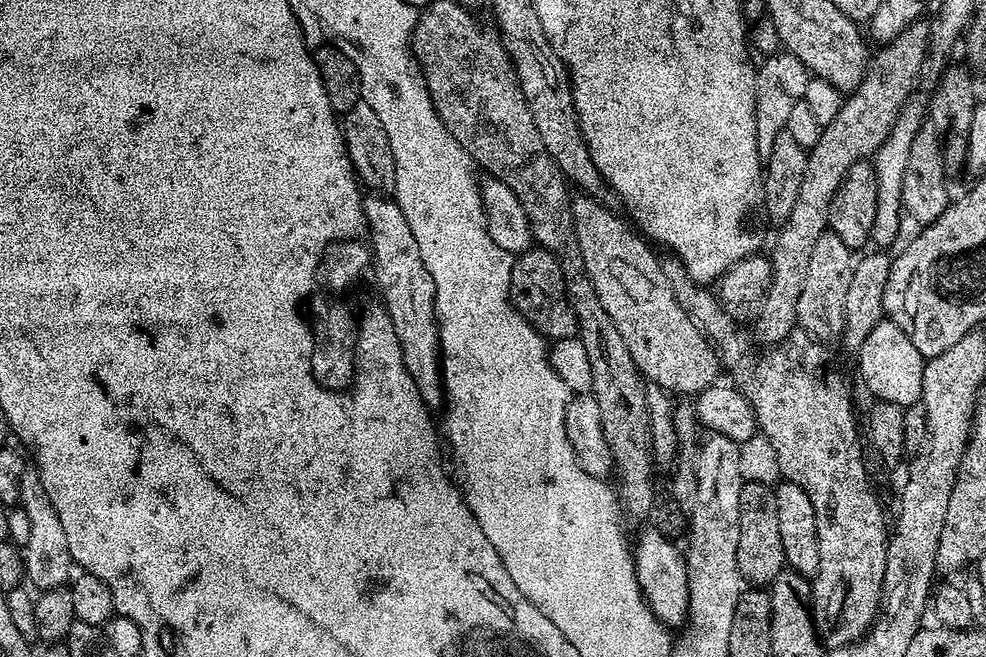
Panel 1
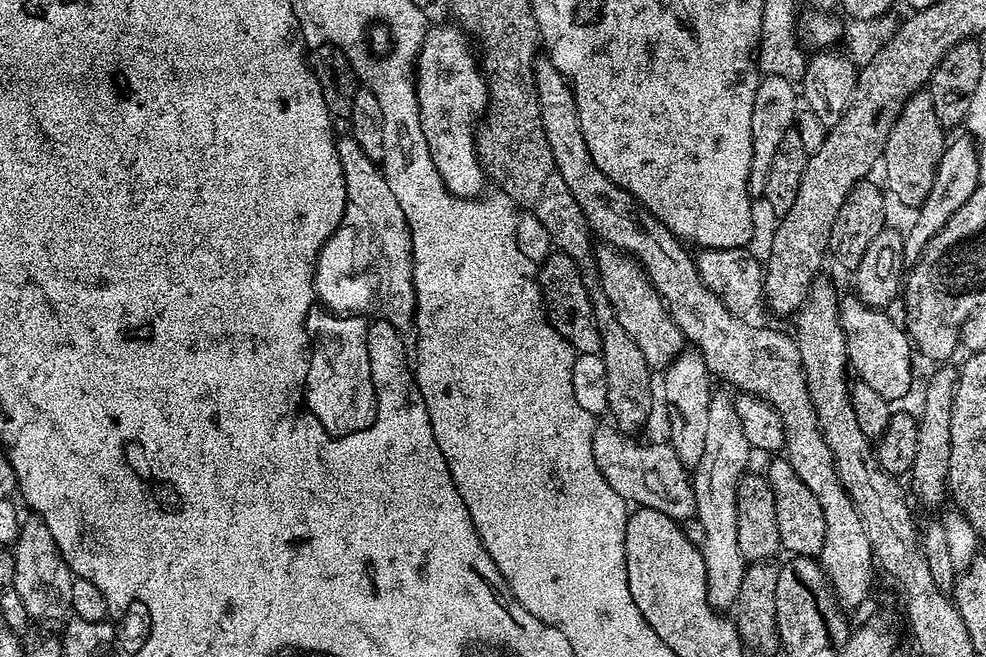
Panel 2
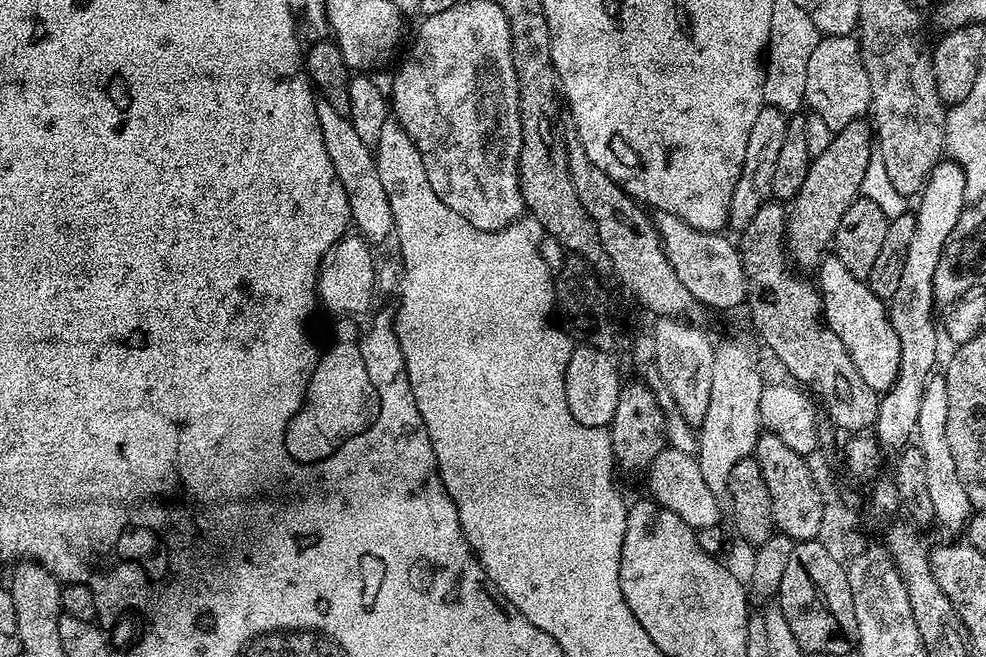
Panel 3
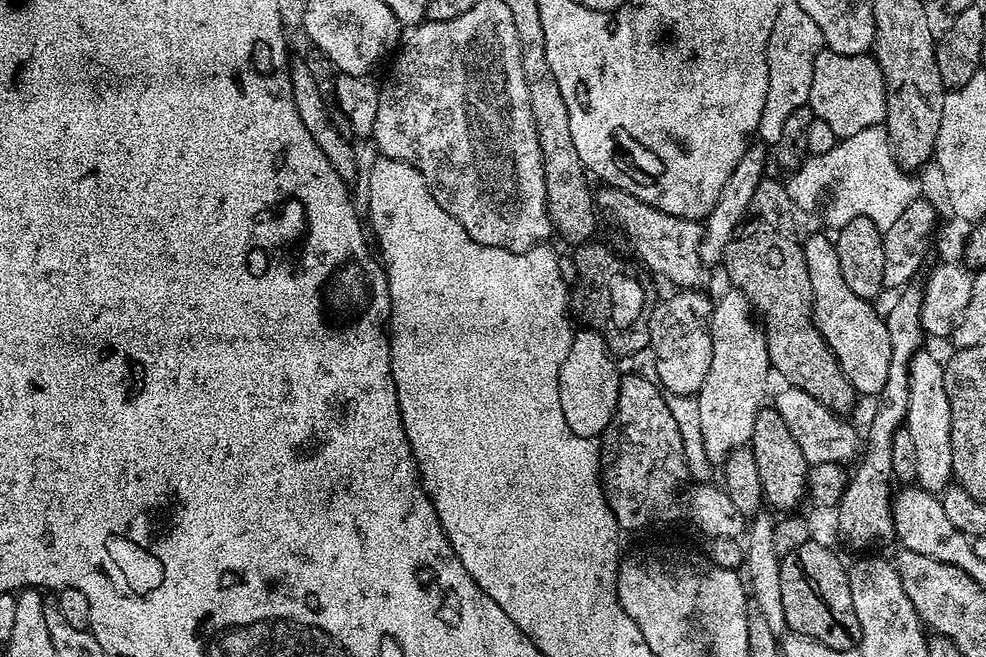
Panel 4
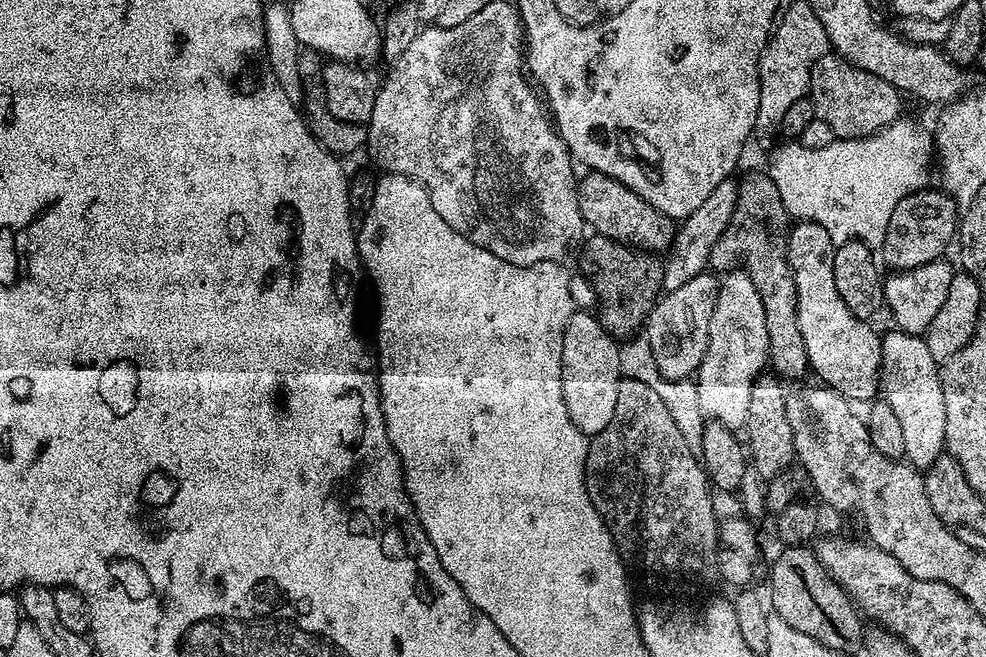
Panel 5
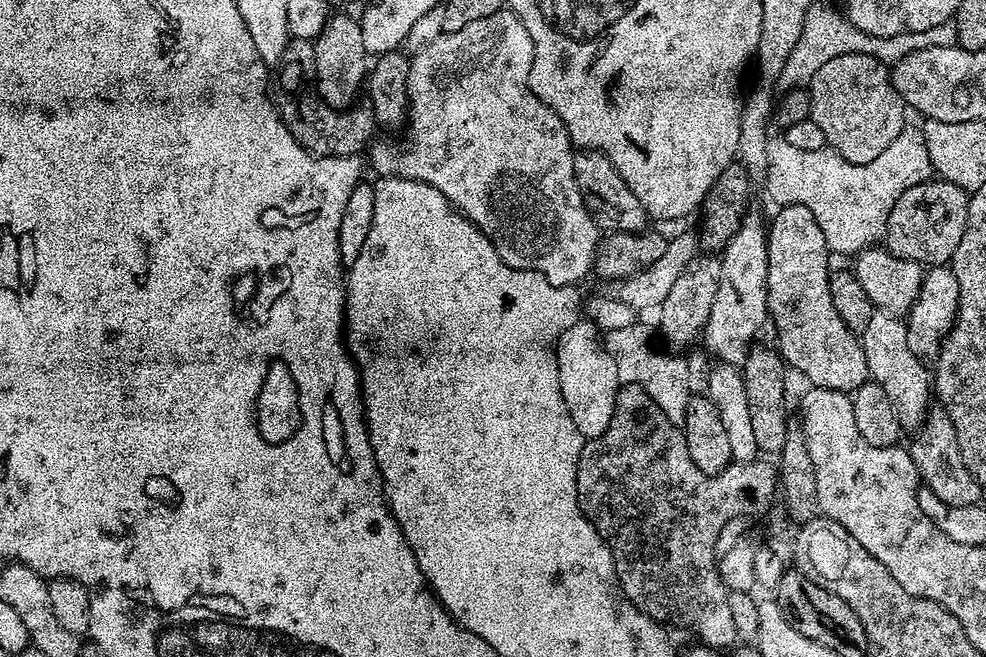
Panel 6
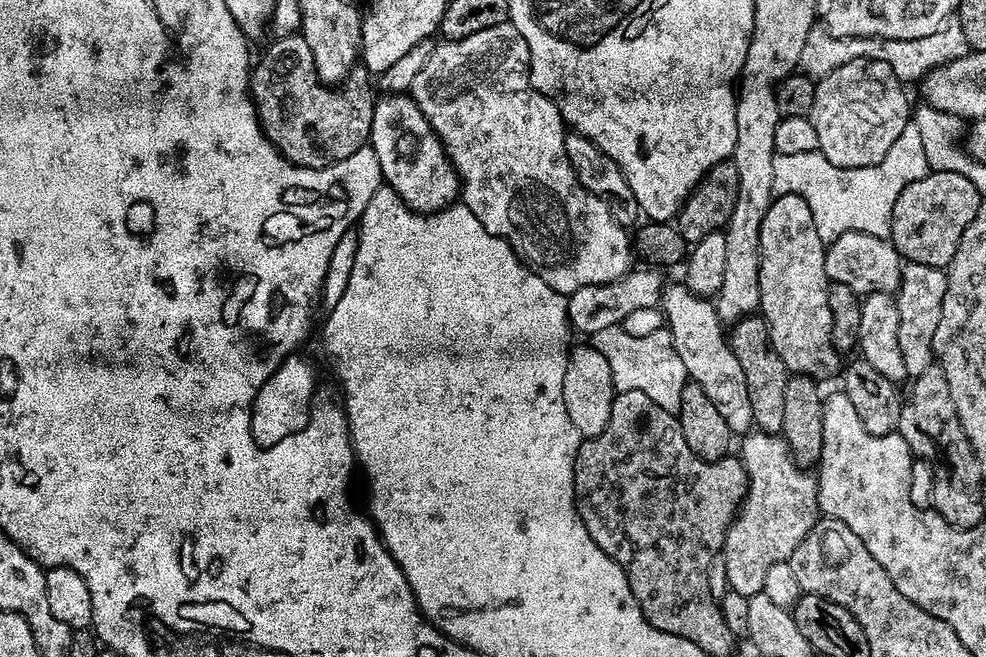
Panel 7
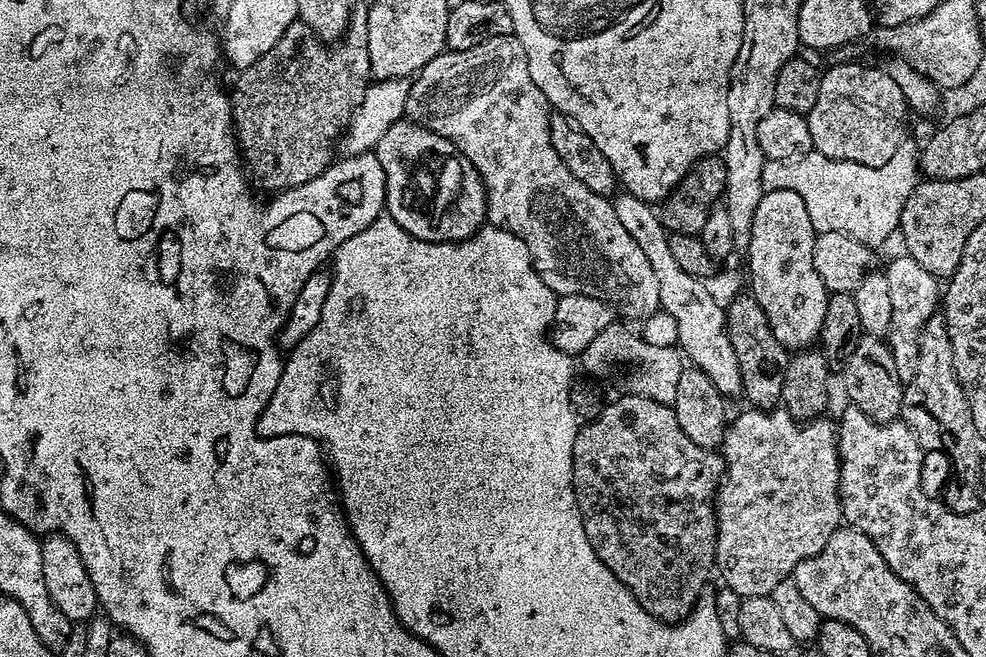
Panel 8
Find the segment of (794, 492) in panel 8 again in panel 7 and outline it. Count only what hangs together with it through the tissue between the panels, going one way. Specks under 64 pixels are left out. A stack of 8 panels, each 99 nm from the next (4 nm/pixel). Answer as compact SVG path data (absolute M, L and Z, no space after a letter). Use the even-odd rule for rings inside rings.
M749 431L739 441L738 456L743 460L748 475L748 492L728 528L722 549L722 563L729 589L749 597L764 591L766 570L790 559L795 547L821 518L818 502L820 485L809 469L797 464L783 435Z

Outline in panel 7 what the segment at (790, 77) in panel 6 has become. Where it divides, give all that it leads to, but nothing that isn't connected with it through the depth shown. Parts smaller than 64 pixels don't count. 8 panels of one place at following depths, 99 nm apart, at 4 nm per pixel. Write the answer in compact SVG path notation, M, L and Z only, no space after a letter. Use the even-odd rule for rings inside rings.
M950 22L923 38L914 39L878 38L877 36L842 38L830 34L822 26L814 26L810 34L806 34L806 43L802 45L799 71L806 76L819 78L838 70L838 66L846 66L846 62L877 60L886 62L886 66L890 66L890 70L894 70L895 76L902 82L908 82L908 80L916 82L938 66L964 56L969 50L966 38L962 35L962 28L956 22Z

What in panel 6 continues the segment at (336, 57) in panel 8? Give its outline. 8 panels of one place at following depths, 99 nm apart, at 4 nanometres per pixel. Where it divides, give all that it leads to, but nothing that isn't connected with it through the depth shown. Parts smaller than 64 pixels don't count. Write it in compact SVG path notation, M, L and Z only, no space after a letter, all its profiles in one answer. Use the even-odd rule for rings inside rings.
M296 46L284 53L283 63L279 65L280 77L274 80L274 99L276 109L285 126L306 151L314 156L347 158L360 156L373 143L378 132L376 116L371 107L353 106L347 110L337 110L325 104L314 91L310 79L309 53ZM296 48L296 49L295 49ZM305 64L305 65L304 65ZM373 135L373 136L372 136Z

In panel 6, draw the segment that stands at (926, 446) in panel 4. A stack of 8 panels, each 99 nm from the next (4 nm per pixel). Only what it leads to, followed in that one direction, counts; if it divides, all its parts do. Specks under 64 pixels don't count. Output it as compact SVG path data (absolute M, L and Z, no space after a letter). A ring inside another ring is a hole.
M873 311L870 323L866 326L866 330L862 333L862 343L864 345L864 353L866 354L866 366L868 367L868 375L878 386L882 386L882 390L886 390L886 395L890 397L890 403L894 405L894 414L898 414L898 422L901 429L916 430L923 425L924 421L930 415L930 403L934 396L934 384L930 379L930 372L926 369L925 361L918 359L914 354L914 350L910 350L910 342L908 341L908 325L895 312Z

